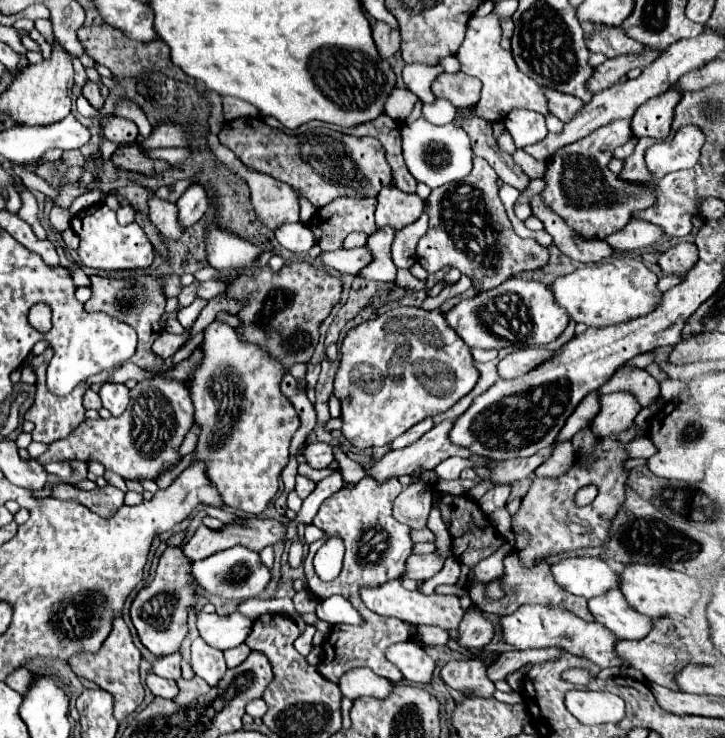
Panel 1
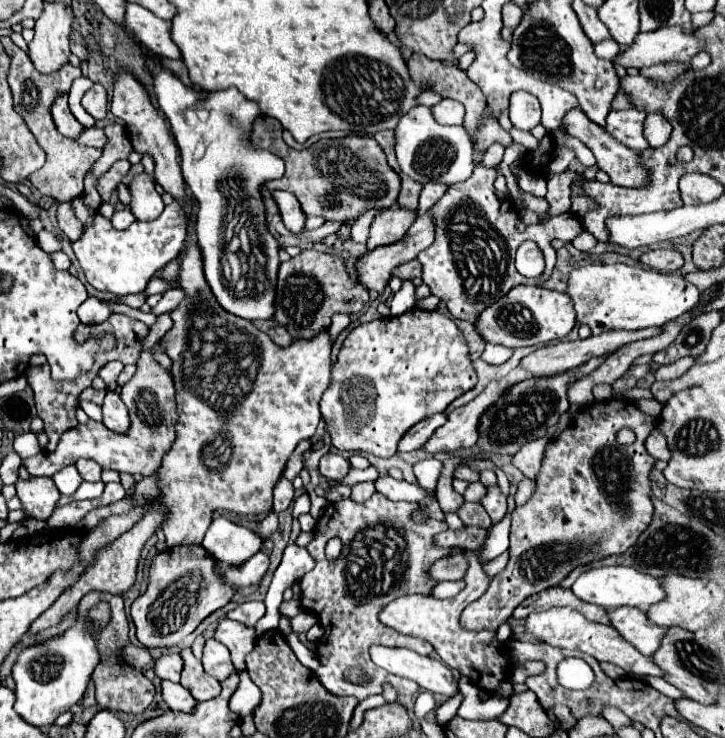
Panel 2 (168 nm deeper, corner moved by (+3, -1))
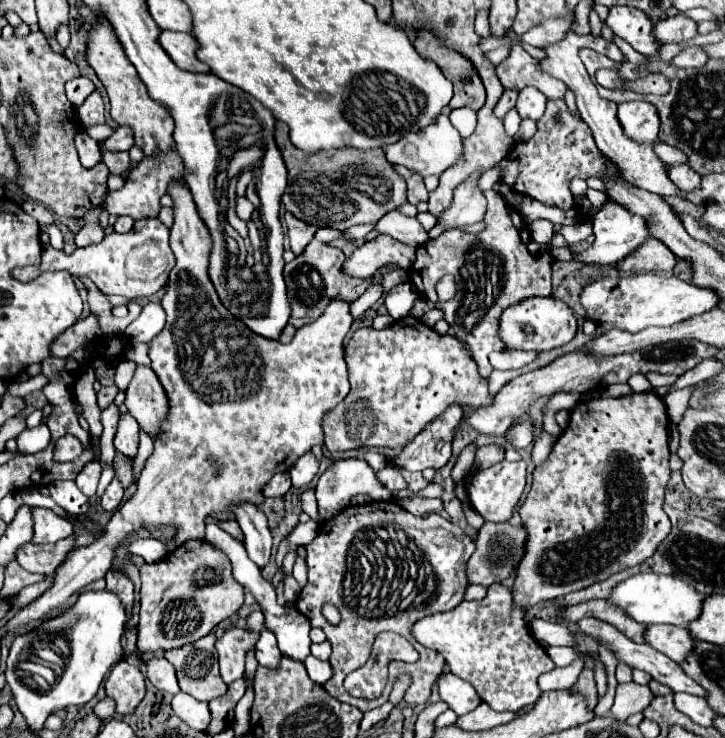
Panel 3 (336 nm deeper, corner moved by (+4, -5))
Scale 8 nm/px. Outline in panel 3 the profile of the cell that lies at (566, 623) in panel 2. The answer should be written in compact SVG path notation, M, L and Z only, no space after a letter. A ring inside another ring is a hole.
M584 617L584 619L580 619L580 621L578 621L578 629L580 629L580 633L582 633L582 635L594 637L594 639L598 639L598 637L600 637L600 639L602 639L602 645L604 645L604 647L608 647L608 649L612 649L612 651L616 653L618 661L628 663L632 669L642 669L642 671L650 673L658 683L668 685L674 693L682 691L682 693L690 693L690 695L698 695L698 697L706 697L706 691L702 691L702 687L698 687L698 683L694 683L694 679L690 679L688 675L684 675L682 667L680 667L676 661L672 661L670 657L662 655L660 651L654 651L654 647L650 647L650 645L634 643L632 639L628 639L626 635L622 635L622 633L620 633L616 627L612 627L610 623L598 621L598 619L594 619L594 617Z

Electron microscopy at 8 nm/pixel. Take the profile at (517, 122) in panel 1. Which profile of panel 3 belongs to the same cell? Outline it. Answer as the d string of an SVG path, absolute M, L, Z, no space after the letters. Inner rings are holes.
M524 87L518 95L516 109L518 109L522 119L538 121L544 115L544 109L546 109L546 97L536 87Z

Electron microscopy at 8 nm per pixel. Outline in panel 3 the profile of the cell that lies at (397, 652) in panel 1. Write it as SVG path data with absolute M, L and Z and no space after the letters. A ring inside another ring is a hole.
M452 673L440 675L438 689L440 689L442 701L446 701L448 707L456 715L466 715L472 709L476 709L478 703L480 703L478 693L474 691L474 687L470 683L466 683L466 681L462 681L460 677L452 675Z

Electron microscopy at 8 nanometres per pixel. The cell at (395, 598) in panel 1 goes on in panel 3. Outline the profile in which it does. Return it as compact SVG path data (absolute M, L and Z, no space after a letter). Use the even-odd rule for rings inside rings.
M492 585L482 601L464 601L452 611L416 621L412 625L412 635L424 647L444 655L450 671L470 681L480 699L494 711L518 713L538 701L542 693L538 677L556 667L544 647L532 637L524 615L526 609L514 607L508 587Z

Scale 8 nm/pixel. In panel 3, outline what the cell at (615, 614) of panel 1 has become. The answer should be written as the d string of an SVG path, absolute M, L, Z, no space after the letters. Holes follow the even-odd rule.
M648 625L646 629L646 641L654 649L662 651L676 663L682 663L690 651L694 651L696 639L690 635L686 627L674 627L674 625Z

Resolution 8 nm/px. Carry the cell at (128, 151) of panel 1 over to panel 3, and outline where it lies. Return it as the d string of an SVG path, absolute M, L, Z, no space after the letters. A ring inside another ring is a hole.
M102 149L102 161L106 163L106 167L110 169L110 173L114 175L124 175L130 167L130 157L128 151L110 151L110 149Z

